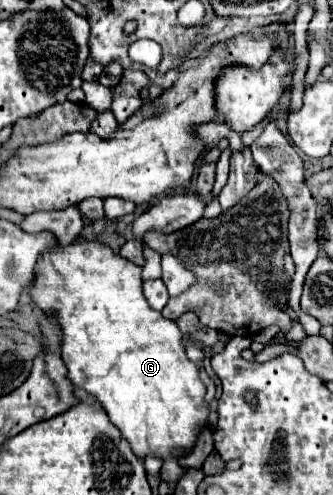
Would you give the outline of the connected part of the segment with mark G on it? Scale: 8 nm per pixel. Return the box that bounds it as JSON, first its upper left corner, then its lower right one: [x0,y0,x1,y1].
[30,238,208,460]

